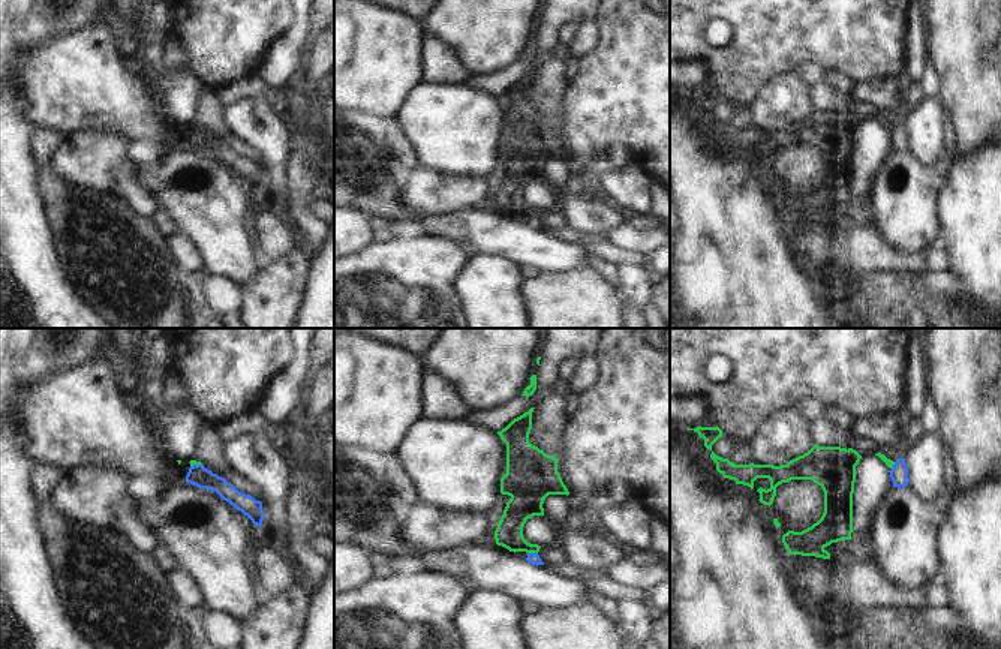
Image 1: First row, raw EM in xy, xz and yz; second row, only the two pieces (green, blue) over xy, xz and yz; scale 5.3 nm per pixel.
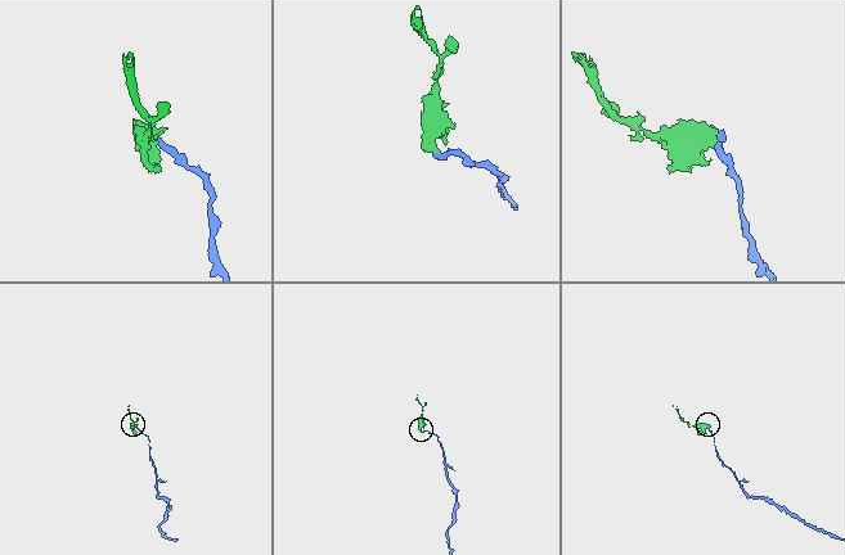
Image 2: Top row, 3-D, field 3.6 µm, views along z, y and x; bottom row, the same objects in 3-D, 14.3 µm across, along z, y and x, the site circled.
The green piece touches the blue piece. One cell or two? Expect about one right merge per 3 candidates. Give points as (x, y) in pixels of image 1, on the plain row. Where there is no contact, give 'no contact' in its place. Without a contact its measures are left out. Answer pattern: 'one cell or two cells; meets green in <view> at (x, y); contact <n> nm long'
two cells; meets green in xz at (532, 216); contact 60 nm long

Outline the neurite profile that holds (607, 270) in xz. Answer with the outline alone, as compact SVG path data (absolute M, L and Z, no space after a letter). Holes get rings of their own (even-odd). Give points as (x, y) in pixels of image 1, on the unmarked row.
M595 255L586 256L586 265L598 271L604 279L607 279L611 285L617 285L617 264L610 264Z

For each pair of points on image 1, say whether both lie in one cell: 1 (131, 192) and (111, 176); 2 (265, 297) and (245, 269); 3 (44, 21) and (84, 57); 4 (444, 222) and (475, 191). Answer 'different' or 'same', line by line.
1: same
2: different
3: different
4: different

